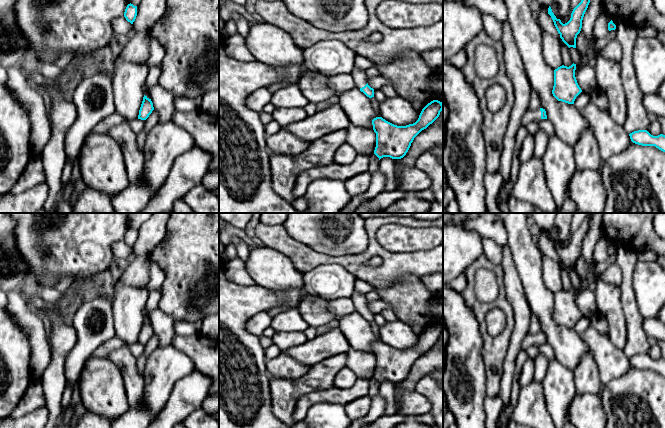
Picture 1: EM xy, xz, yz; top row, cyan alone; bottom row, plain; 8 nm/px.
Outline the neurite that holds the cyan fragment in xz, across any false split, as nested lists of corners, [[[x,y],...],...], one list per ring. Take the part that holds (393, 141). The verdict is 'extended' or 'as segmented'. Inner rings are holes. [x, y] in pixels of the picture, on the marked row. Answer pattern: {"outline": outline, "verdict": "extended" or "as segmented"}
{"outline": [[[433,100],[421,111],[418,120],[406,126],[394,125],[382,117],[372,120],[376,133],[376,147],[374,154],[379,158],[390,157],[401,159],[408,152],[414,138],[430,124],[432,124],[443,110],[442,102]]], "verdict": "as segmented"}

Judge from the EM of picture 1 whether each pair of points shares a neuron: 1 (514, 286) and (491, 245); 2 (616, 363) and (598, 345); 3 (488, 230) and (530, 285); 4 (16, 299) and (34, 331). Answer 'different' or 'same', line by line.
1: different
2: same
3: different
4: same

